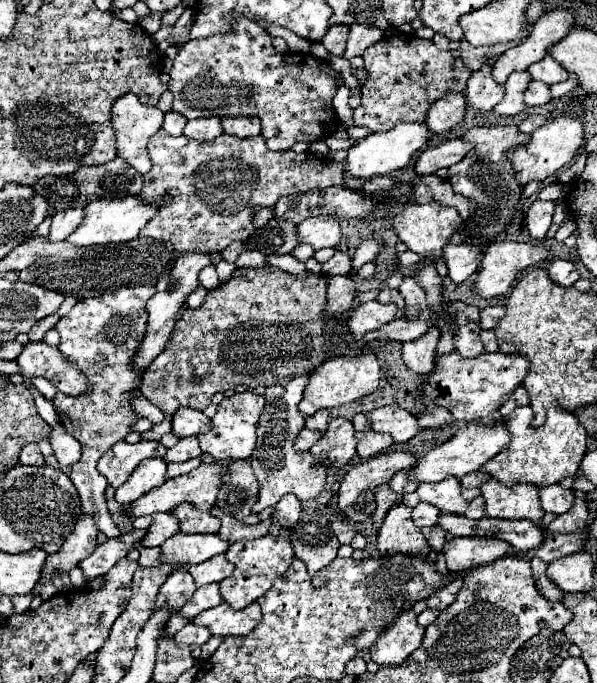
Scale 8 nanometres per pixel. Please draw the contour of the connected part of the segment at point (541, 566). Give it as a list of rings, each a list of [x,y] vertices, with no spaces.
[[[531,559],[531,569],[533,569],[533,579],[535,579],[535,585],[539,587],[539,593],[545,597],[545,599],[551,599],[551,601],[561,601],[563,599],[563,591],[559,591],[551,579],[547,579],[547,563],[543,563],[541,559]]]

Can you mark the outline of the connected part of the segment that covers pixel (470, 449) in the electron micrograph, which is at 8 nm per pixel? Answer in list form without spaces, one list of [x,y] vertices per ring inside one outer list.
[[[501,421],[491,423],[491,425],[469,425],[457,431],[457,435],[453,439],[449,439],[447,443],[431,449],[425,457],[419,459],[419,463],[407,473],[407,477],[411,481],[441,481],[449,475],[453,477],[463,477],[467,473],[475,473],[483,463],[487,463],[493,455],[497,455],[505,445],[509,443],[509,435],[503,429]]]

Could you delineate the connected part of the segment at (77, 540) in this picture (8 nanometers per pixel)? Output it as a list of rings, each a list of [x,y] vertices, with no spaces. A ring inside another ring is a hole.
[[[83,515],[79,519],[79,523],[75,525],[75,529],[71,531],[71,535],[65,539],[65,543],[61,545],[61,549],[53,555],[47,555],[47,561],[43,565],[43,573],[41,573],[41,589],[39,595],[43,599],[49,599],[57,593],[55,585],[51,583],[51,577],[57,573],[69,573],[73,567],[77,567],[77,563],[85,557],[89,557],[97,543],[97,527],[95,521],[89,515]]]

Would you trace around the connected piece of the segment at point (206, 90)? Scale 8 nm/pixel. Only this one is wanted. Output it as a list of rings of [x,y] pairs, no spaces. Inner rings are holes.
[[[239,19],[235,31],[227,35],[185,43],[175,57],[169,77],[173,111],[187,119],[255,115],[261,119],[261,133],[271,151],[287,151],[299,141],[323,141],[339,127],[333,97],[341,75],[329,61],[317,59],[311,53],[277,53],[271,45],[271,35],[249,19]],[[249,85],[255,91],[243,99],[239,91]]]

